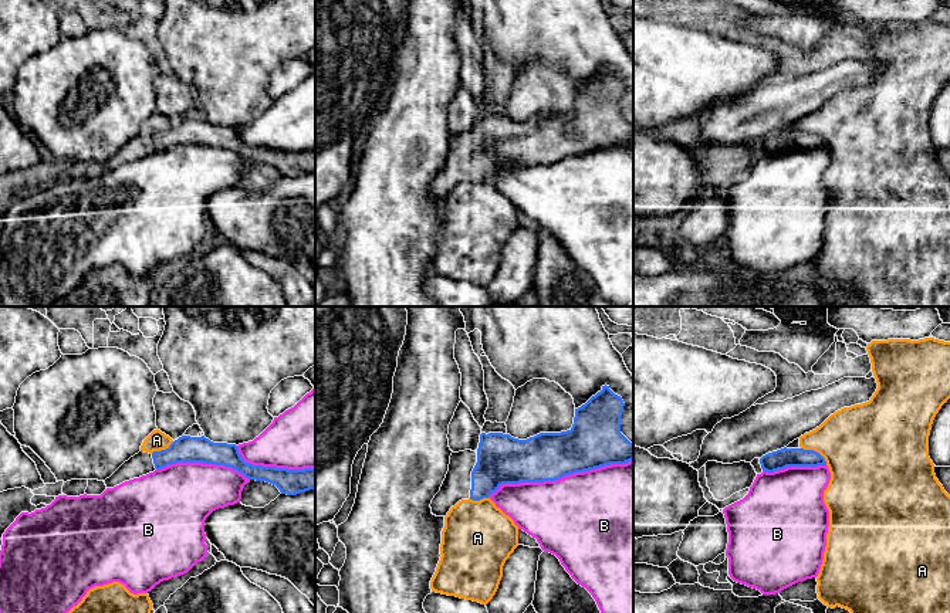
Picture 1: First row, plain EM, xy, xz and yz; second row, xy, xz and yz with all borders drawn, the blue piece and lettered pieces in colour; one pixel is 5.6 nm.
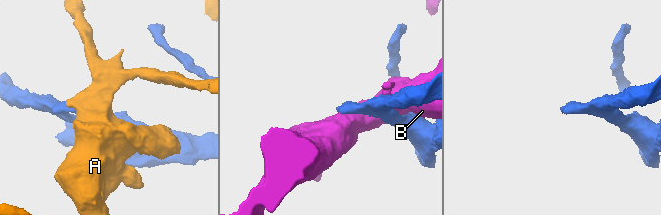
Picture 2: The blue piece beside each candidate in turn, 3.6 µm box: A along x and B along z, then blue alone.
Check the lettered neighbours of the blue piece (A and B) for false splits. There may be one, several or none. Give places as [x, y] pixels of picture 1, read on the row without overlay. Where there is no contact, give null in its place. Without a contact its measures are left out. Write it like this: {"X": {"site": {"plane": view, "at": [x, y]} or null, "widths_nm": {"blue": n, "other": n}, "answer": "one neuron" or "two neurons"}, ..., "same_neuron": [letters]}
{"A": {"site": {"plane": "yz", "at": [815, 134]}, "widths_nm": {"blue": 110, "other": 420}, "answer": "two neurons"}, "B": {"site": {"plane": "xz", "at": [560, 159]}, "widths_nm": {"blue": 280, "other": 480}, "answer": "two neurons"}, "same_neuron": []}

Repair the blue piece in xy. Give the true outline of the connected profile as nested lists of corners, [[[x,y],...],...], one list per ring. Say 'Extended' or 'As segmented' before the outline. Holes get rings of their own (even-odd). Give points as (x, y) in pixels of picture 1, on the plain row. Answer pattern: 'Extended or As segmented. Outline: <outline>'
Extended. Outline: [[[182,118],[166,132],[153,133],[152,136],[139,133],[104,165],[107,170],[114,170],[125,163],[139,160],[176,145],[203,145],[230,149],[249,162],[270,165],[281,176],[287,177],[315,172],[315,150],[287,152],[253,148],[241,140],[236,126],[213,125],[204,118]]]

